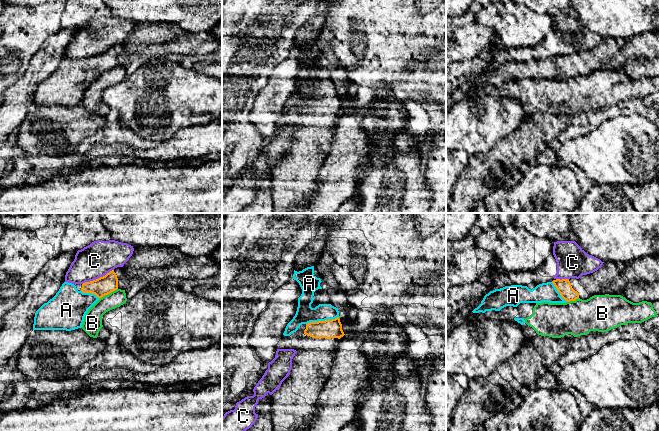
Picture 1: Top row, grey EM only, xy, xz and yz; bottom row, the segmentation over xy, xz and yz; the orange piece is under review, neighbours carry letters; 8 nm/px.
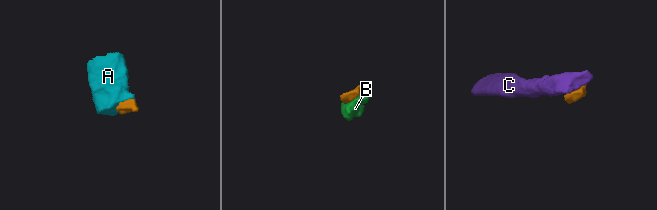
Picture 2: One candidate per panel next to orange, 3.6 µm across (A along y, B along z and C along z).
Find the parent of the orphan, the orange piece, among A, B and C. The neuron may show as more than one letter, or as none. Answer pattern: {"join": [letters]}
{"join": ["A"]}

